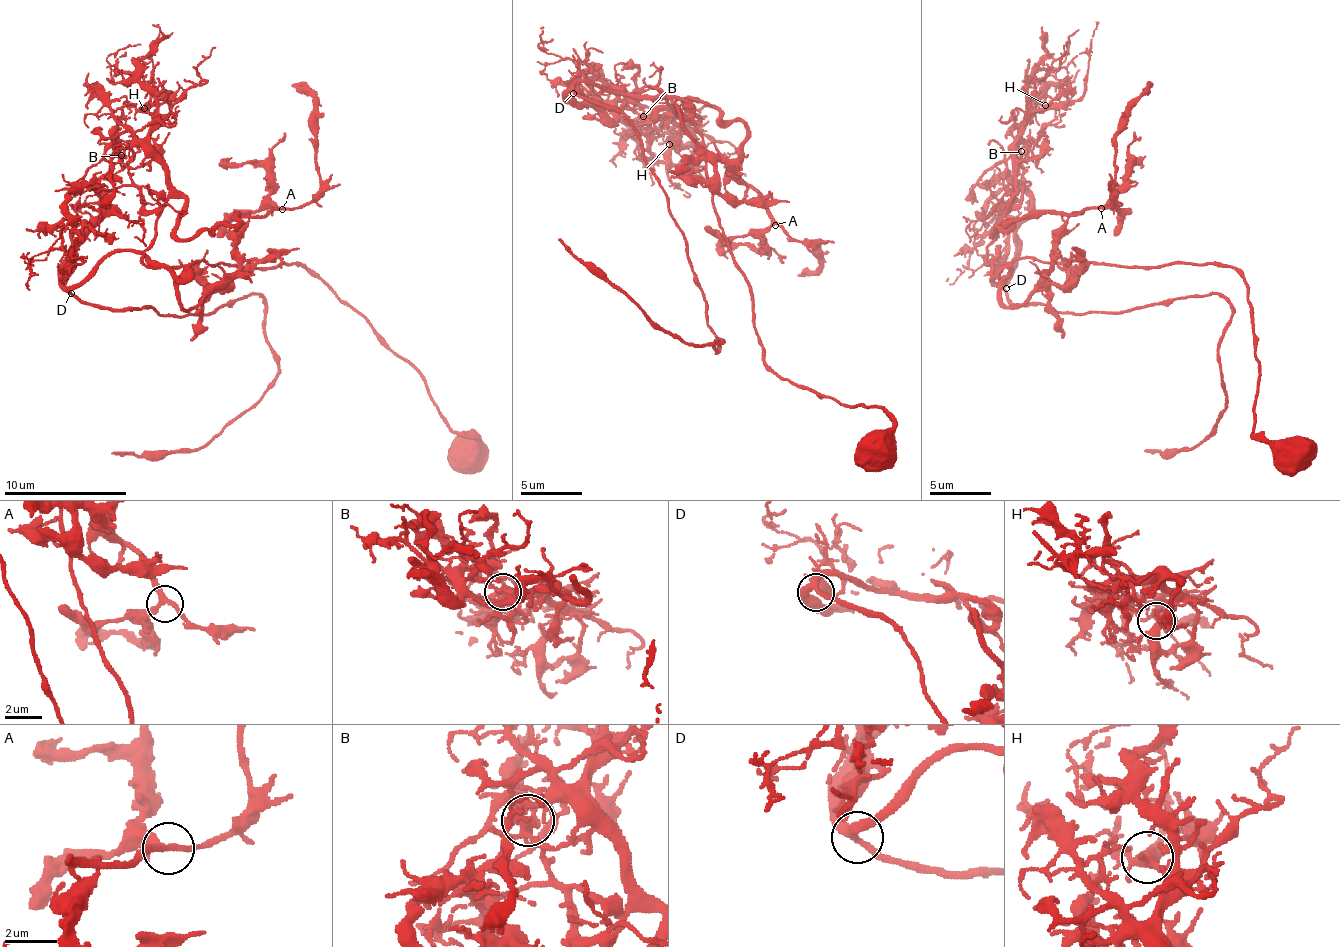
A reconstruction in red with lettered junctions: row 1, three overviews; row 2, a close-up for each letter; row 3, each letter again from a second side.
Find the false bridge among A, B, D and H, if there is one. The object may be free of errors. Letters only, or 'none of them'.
B

